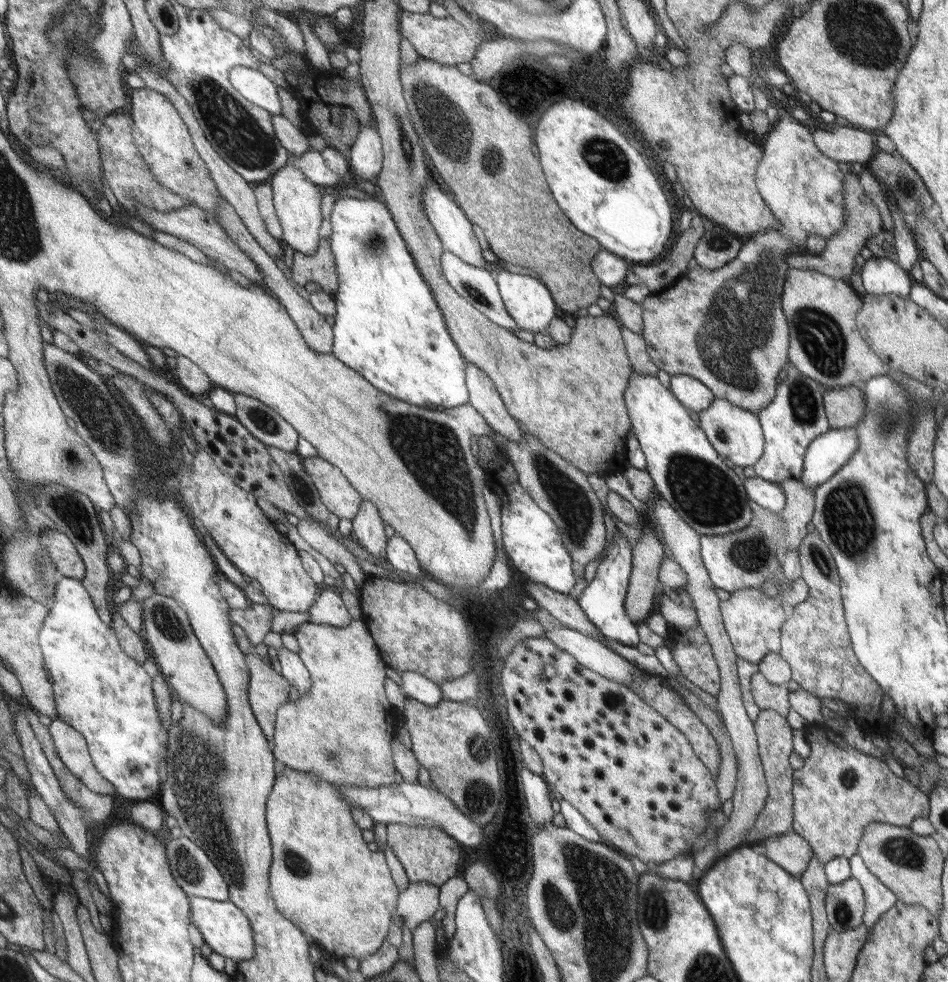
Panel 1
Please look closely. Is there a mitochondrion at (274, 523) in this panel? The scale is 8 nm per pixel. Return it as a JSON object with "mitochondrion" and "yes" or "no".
{"mitochondrion":"no"}

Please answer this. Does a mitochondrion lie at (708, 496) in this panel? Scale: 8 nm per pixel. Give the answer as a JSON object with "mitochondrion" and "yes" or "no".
{"mitochondrion":"yes"}

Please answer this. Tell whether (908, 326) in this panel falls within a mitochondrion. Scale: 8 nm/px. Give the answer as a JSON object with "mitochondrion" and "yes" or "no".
{"mitochondrion":"no"}

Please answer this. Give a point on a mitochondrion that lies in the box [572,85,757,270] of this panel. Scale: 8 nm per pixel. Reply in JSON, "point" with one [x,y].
{"point":[604,155]}

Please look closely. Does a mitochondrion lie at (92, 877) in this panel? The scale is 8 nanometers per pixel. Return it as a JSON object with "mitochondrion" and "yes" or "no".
{"mitochondrion":"no"}

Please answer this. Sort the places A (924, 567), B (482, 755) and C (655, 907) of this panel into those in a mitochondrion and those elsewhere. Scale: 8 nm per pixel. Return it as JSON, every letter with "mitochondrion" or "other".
{"A":"other","B":"mitochondrion","C":"mitochondrion"}

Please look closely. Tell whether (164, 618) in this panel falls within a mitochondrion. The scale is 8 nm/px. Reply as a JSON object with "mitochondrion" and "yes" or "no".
{"mitochondrion":"yes"}

